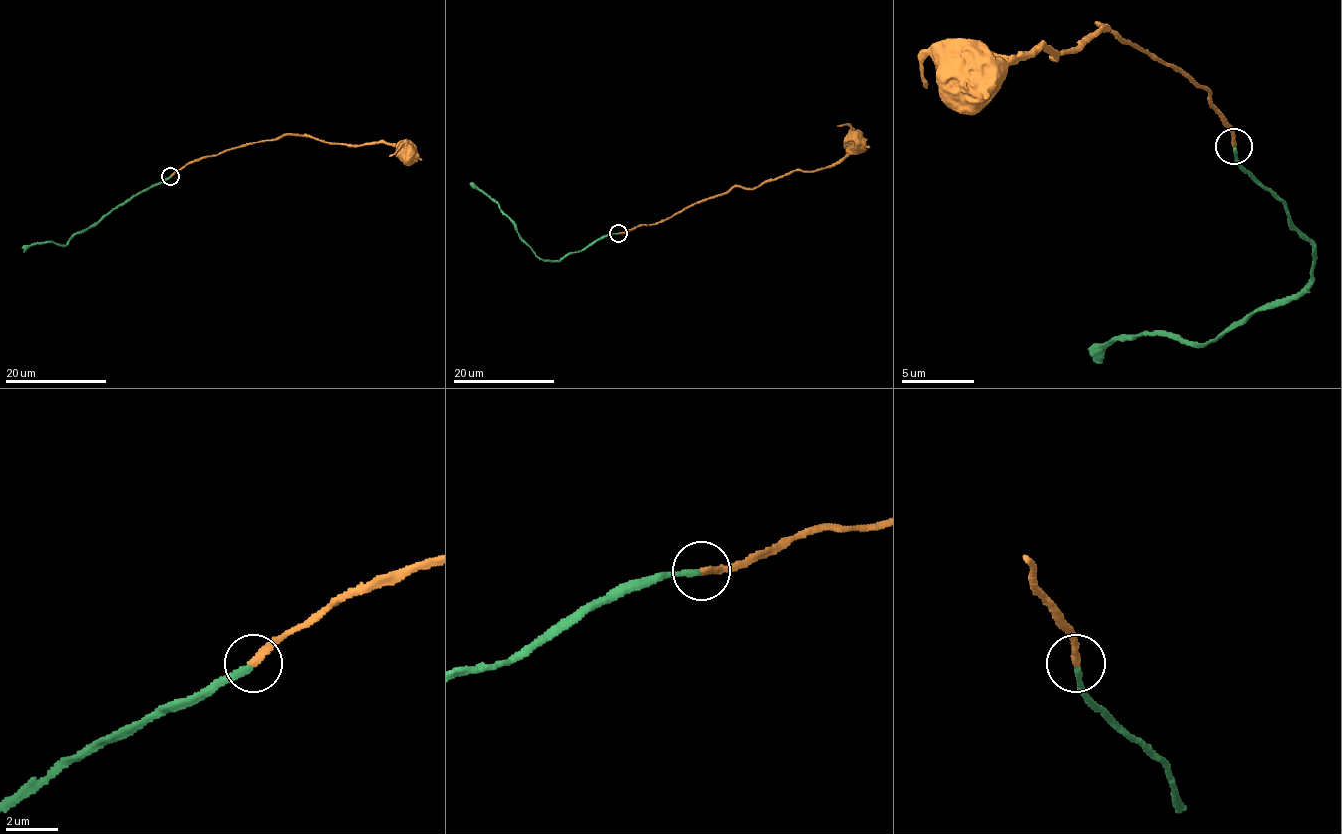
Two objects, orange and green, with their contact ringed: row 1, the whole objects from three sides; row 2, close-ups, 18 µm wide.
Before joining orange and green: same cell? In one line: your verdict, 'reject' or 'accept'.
accept

